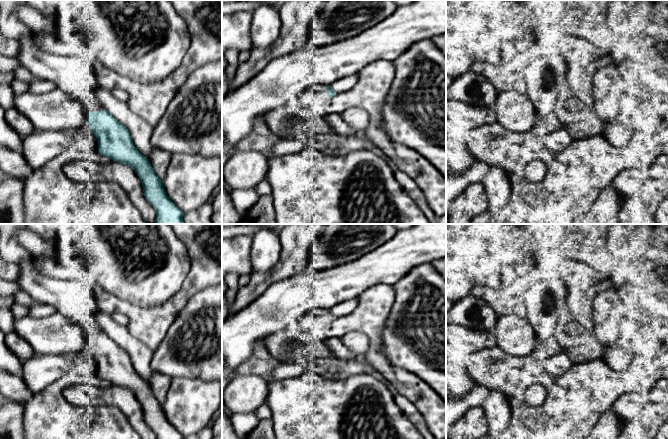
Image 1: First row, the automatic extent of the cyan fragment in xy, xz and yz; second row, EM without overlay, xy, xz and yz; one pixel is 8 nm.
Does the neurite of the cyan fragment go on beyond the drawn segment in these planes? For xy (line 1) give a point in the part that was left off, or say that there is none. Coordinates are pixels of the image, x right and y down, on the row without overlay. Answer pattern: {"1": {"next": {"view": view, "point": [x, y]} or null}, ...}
{"1": {"next": null}}

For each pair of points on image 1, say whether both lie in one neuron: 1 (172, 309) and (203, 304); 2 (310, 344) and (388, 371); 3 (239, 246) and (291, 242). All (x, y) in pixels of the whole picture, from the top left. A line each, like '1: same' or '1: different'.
1: different
2: different
3: different

